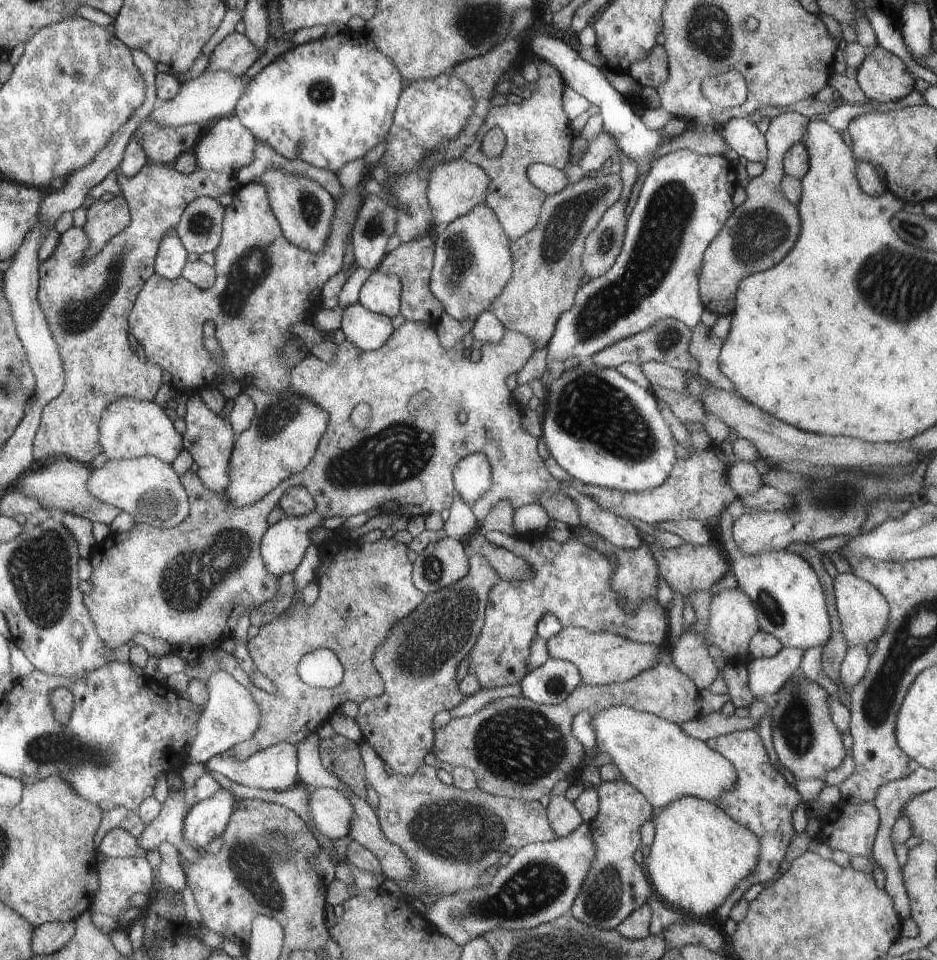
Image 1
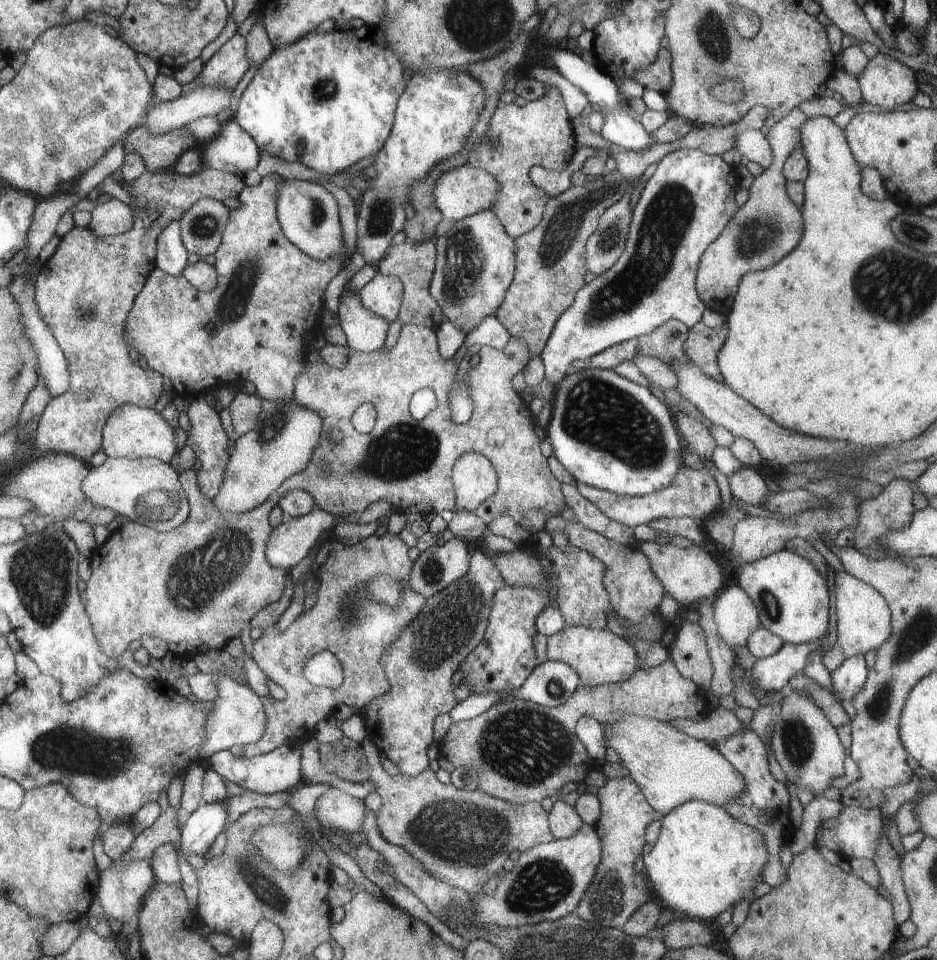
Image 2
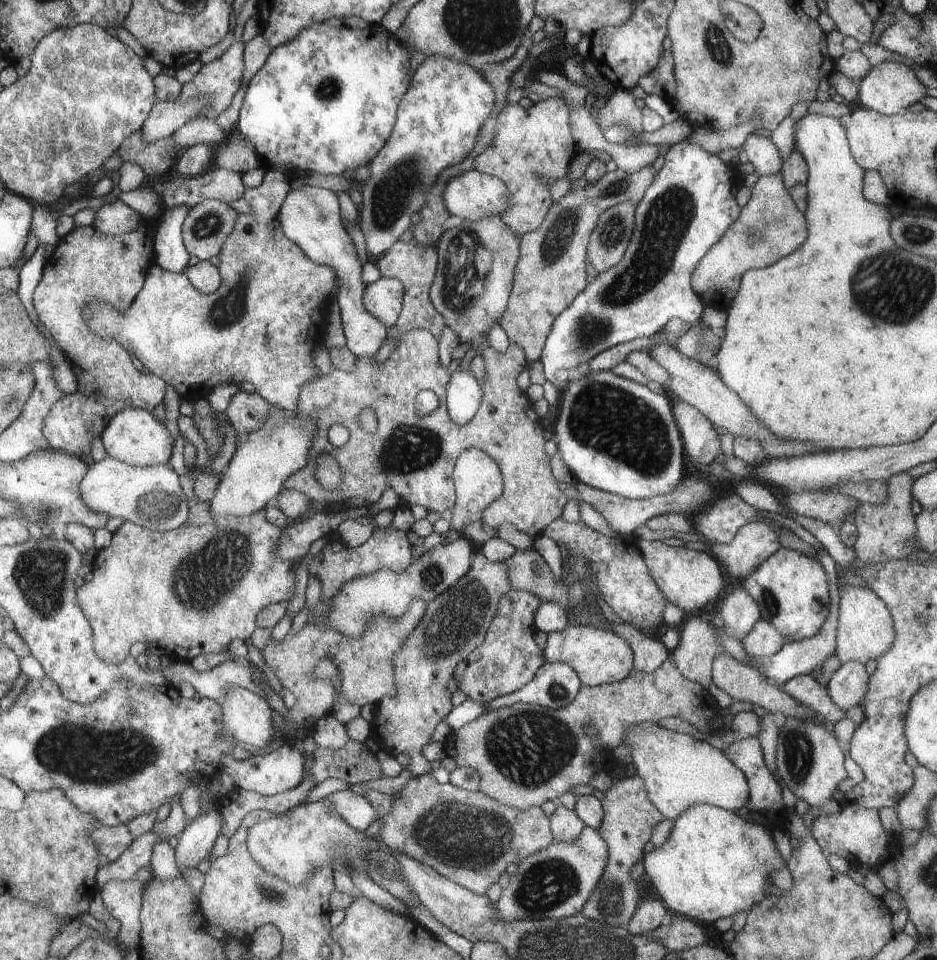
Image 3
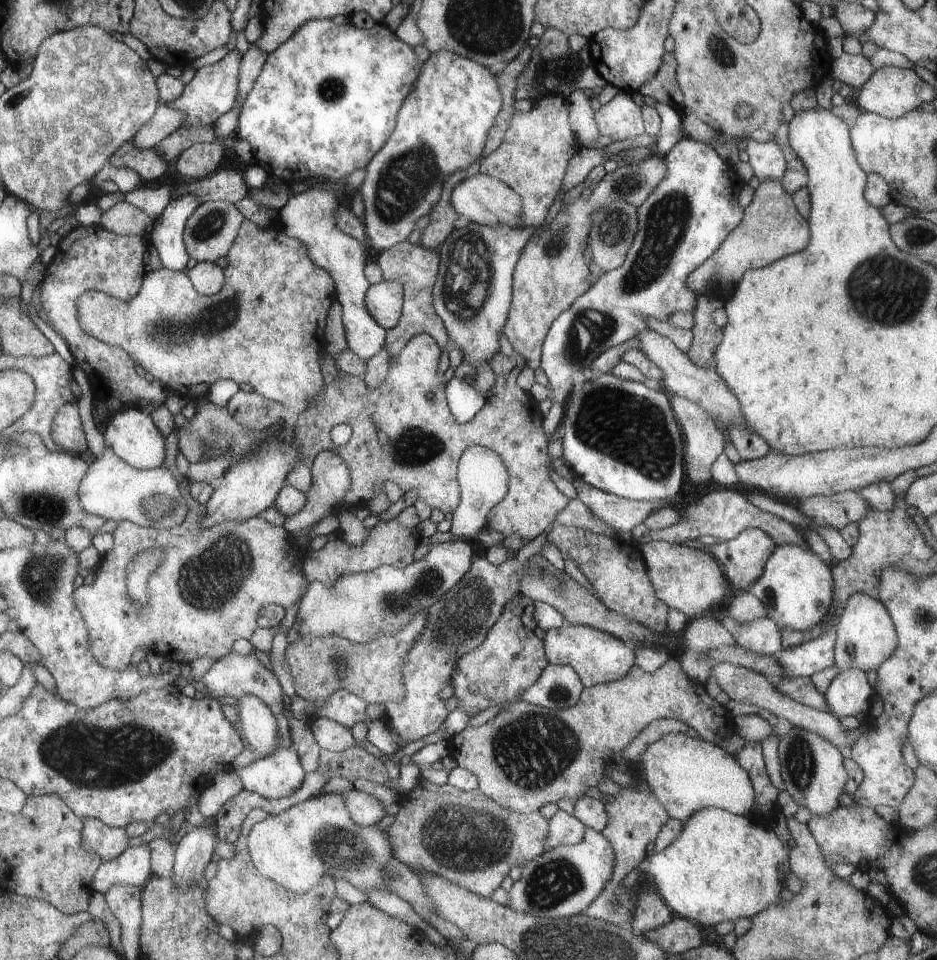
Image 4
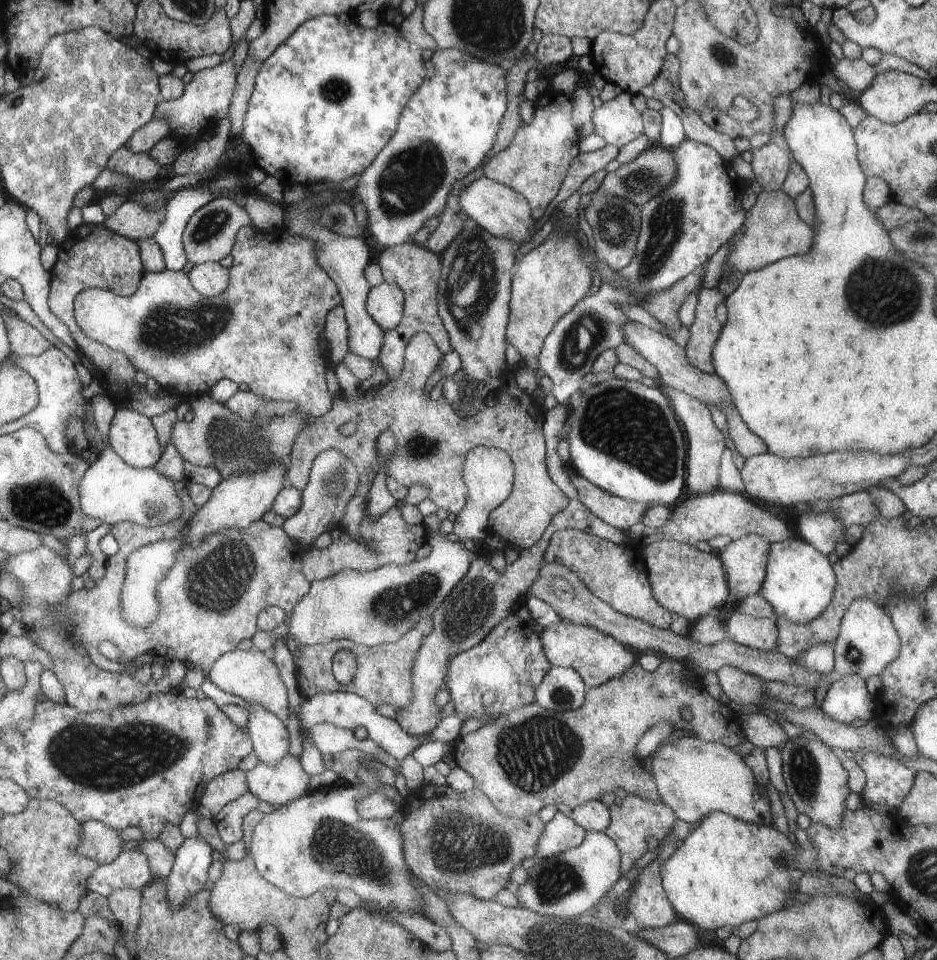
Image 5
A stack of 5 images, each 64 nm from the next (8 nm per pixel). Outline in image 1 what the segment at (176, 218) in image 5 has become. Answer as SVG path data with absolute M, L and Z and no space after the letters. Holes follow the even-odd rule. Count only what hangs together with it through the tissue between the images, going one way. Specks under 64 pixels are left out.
M177 232L167 234L167 238L163 238L157 258L155 258L155 274L159 274L161 278L167 280L177 280L181 278L181 270L187 264L187 250L183 248Z

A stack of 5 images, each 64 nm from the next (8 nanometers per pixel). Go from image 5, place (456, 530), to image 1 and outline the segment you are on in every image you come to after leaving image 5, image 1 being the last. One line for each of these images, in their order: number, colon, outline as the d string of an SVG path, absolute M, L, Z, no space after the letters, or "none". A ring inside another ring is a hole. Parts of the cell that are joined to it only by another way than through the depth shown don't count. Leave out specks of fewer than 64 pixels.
1: M469 454L453 468L455 494L459 494L467 504L473 504L489 488L489 472L491 468L485 454Z
2: M463 454L453 466L455 508L473 512L497 490L497 472L481 454Z
3: M465 450L453 470L453 482L455 482L455 508L451 510L451 530L461 532L461 526L471 520L481 520L481 512L487 504L495 502L503 494L503 476L497 464L491 456L481 454L479 450Z
4: M471 446L463 452L457 464L457 486L459 486L459 504L451 516L451 536L453 540L475 542L477 530L485 528L485 516L491 506L497 506L507 494L507 468L501 458L483 446Z

